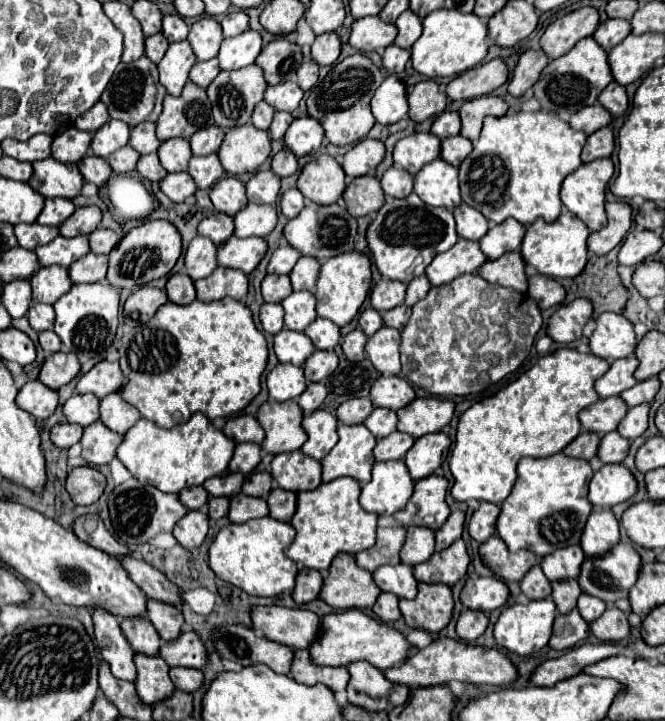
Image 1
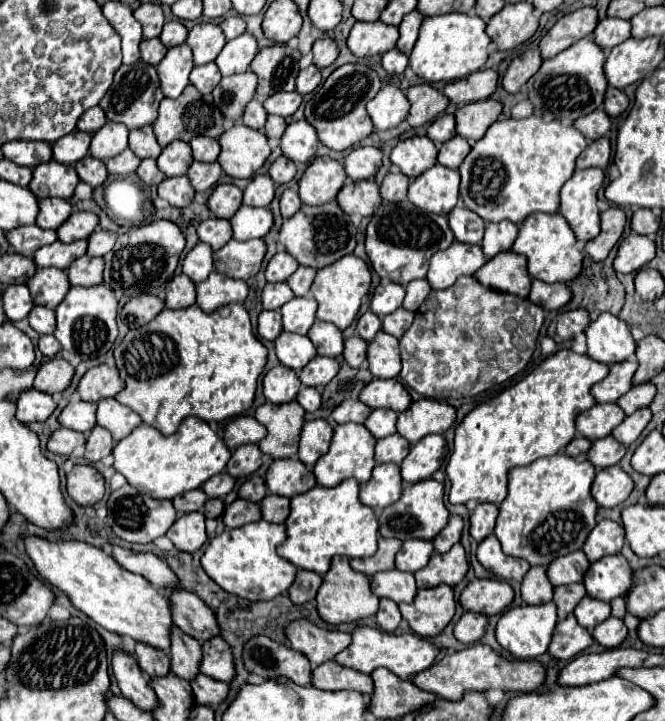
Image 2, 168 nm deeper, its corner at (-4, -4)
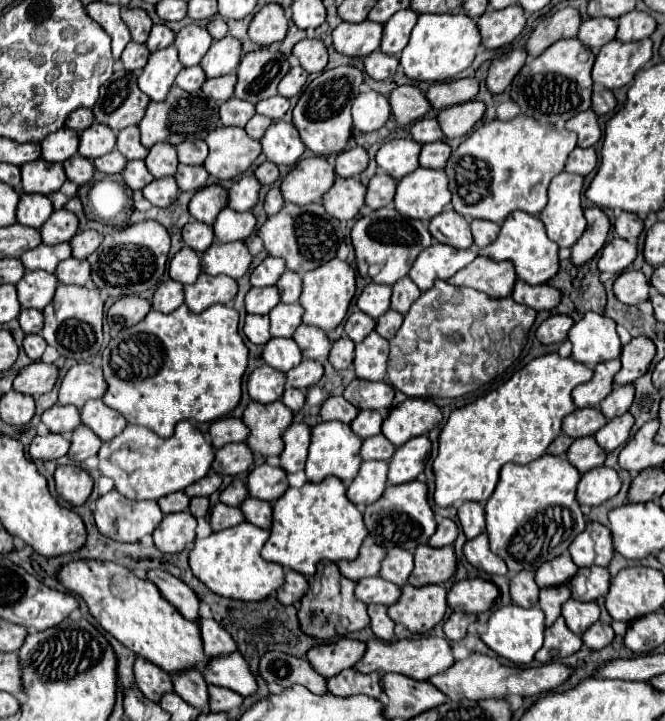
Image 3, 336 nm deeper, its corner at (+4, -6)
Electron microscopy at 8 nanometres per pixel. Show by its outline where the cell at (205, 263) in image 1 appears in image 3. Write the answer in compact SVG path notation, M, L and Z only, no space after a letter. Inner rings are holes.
M187 245L169 263L169 277L183 283L183 285L195 283L199 273L201 273L201 259Z

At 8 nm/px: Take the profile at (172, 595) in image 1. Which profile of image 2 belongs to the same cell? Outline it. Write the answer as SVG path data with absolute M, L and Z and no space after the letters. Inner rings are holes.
M175 589L169 597L175 625L183 633L195 637L201 643L219 637L219 623L215 619L215 613L195 593Z

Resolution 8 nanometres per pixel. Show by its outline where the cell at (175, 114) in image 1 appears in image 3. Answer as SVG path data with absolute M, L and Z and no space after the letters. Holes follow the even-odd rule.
M177 85L171 87L165 101L151 101L143 121L139 123L141 129L141 143L145 147L153 147L157 141L165 141L171 145L179 145L187 139L205 139L213 129L219 125L219 103L209 99L203 91L187 93Z

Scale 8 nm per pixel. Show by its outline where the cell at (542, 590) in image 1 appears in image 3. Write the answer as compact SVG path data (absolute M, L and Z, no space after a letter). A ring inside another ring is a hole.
M531 571L517 573L511 579L511 597L515 605L525 607L525 609L535 607L539 603L539 585L535 583Z

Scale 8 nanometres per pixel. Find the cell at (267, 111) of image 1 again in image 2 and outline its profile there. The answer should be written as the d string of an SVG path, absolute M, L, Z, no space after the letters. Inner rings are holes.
M251 99L251 103L247 103L245 111L243 111L243 123L251 129L263 129L267 121L267 111L261 105L259 99Z

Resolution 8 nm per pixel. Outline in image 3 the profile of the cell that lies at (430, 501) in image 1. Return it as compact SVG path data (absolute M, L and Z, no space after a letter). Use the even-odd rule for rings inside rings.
M421 481L401 483L401 485L389 485L379 501L373 505L367 505L363 517L365 525L369 529L369 537L383 545L385 549L391 547L403 547L407 551L413 551L417 545L423 545L429 541L429 537L435 533L435 517L427 501L427 485Z

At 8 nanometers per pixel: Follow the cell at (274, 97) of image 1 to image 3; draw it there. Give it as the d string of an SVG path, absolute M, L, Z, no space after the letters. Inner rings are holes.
M275 95L267 101L259 101L259 105L255 105L255 107L257 107L257 113L261 113L273 121L279 121L289 111L289 99Z

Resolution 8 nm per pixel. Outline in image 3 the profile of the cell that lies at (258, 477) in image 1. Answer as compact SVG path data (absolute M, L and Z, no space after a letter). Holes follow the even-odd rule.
M233 479L233 483L221 491L221 497L219 499L223 503L227 503L227 505L239 507L247 499L247 495L249 495L247 493L247 485L241 479Z

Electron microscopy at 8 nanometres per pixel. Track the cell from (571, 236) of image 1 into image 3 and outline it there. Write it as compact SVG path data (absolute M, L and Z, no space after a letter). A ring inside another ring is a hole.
M523 211L511 213L511 217L503 221L499 237L493 241L493 245L489 245L487 249L481 249L479 253L489 255L495 261L505 261L505 259L513 261L517 277L529 285L543 285L559 271L559 245L555 245L555 241L547 237L545 225L539 217Z

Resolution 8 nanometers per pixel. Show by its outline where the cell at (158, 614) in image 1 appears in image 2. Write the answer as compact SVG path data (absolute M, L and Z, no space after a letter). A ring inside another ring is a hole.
M175 627L171 633L171 671L179 679L193 681L195 675L199 675L201 655L201 643Z

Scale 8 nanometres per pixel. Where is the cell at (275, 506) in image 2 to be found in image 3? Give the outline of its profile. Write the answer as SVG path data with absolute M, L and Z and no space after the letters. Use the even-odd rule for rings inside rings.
M247 497L241 505L245 519L261 529L271 529L273 523L273 505L269 501L261 501L255 497Z

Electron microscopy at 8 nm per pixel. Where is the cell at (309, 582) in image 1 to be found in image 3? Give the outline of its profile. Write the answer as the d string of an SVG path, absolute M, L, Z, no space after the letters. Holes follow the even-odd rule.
M287 571L285 573L285 585L277 591L277 599L283 605L295 605L301 601L301 597L307 593L307 589L309 589L309 583L307 583L305 575Z

